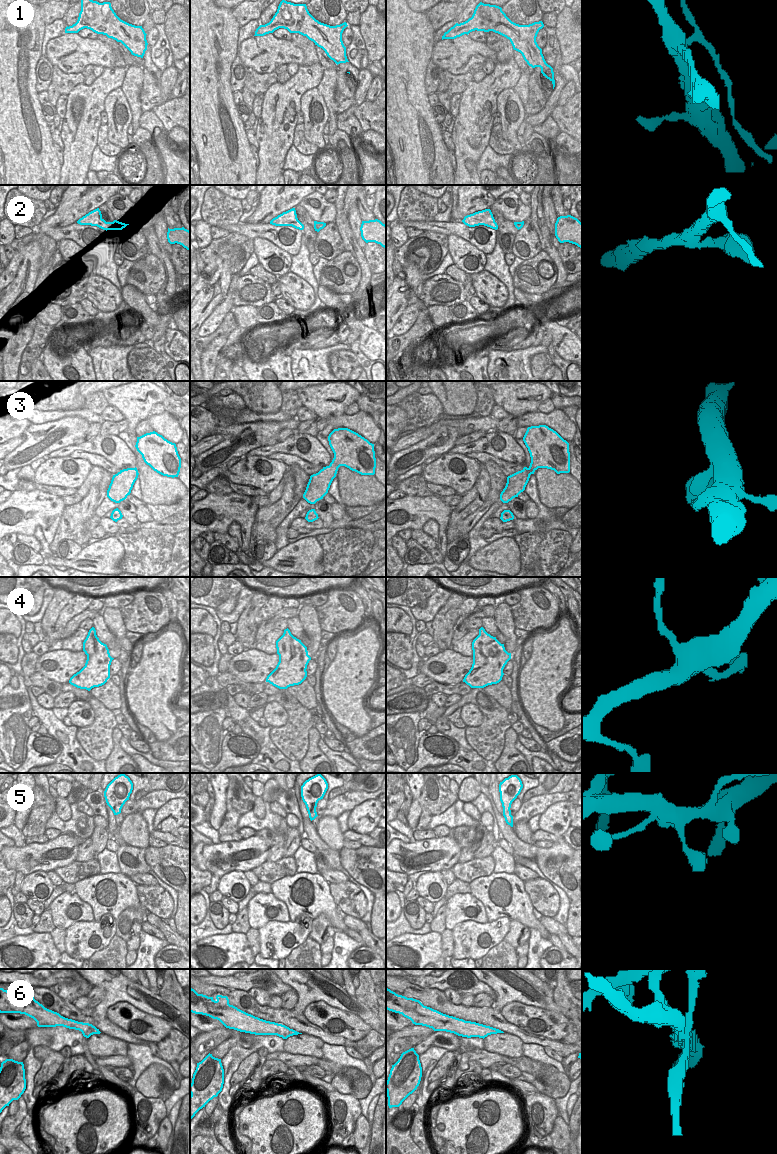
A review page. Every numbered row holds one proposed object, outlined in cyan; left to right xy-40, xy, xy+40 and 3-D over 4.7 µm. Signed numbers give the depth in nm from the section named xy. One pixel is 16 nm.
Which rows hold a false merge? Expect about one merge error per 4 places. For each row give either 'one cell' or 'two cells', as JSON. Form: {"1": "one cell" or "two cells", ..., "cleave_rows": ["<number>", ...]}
{"1": "two cells", "2": "one cell", "3": "one cell", "4": "one cell", "5": "one cell", "6": "two cells", "cleave_rows": ["1", "6"]}

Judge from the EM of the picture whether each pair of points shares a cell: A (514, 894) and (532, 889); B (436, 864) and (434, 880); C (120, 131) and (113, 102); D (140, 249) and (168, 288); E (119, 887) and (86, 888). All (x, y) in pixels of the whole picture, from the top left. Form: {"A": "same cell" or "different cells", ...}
{"A": "different cells", "B": "different cells", "C": "same cell", "D": "different cells", "E": "same cell"}

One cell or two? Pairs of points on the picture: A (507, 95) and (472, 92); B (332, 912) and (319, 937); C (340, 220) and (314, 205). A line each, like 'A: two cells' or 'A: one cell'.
A: two cells
B: two cells
C: two cells

